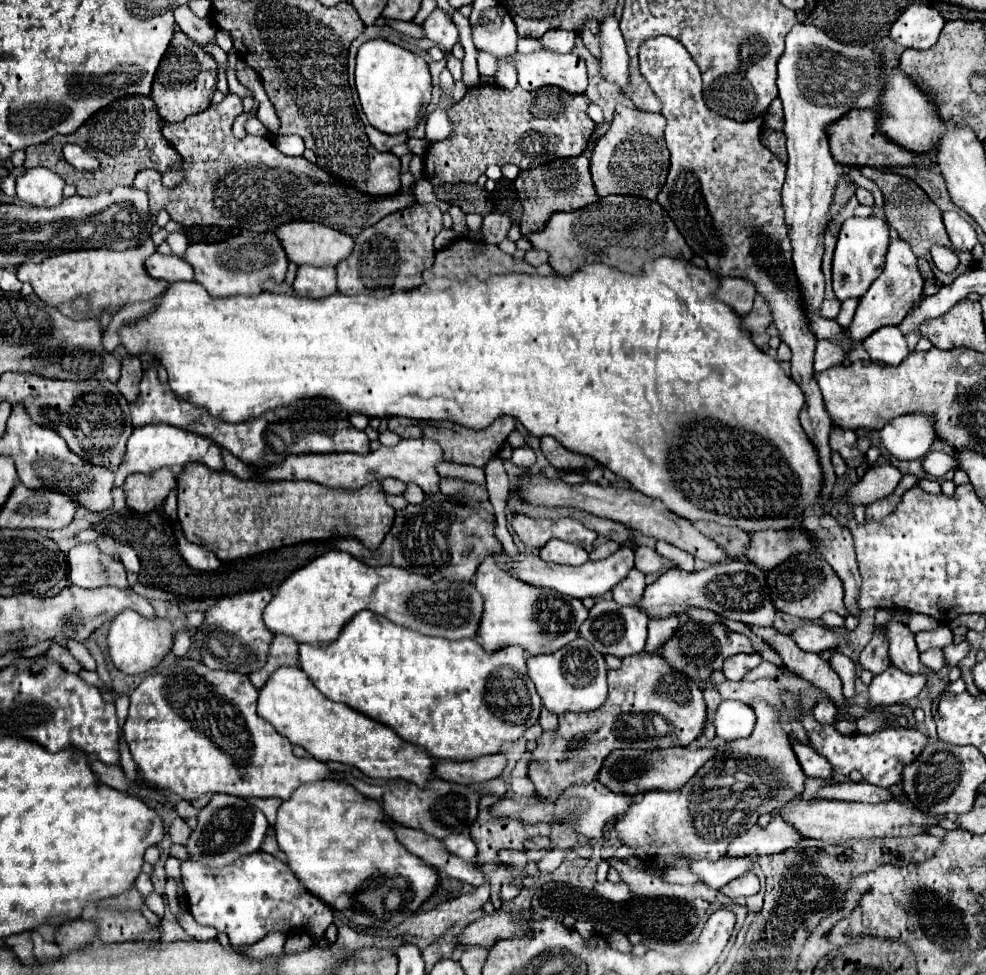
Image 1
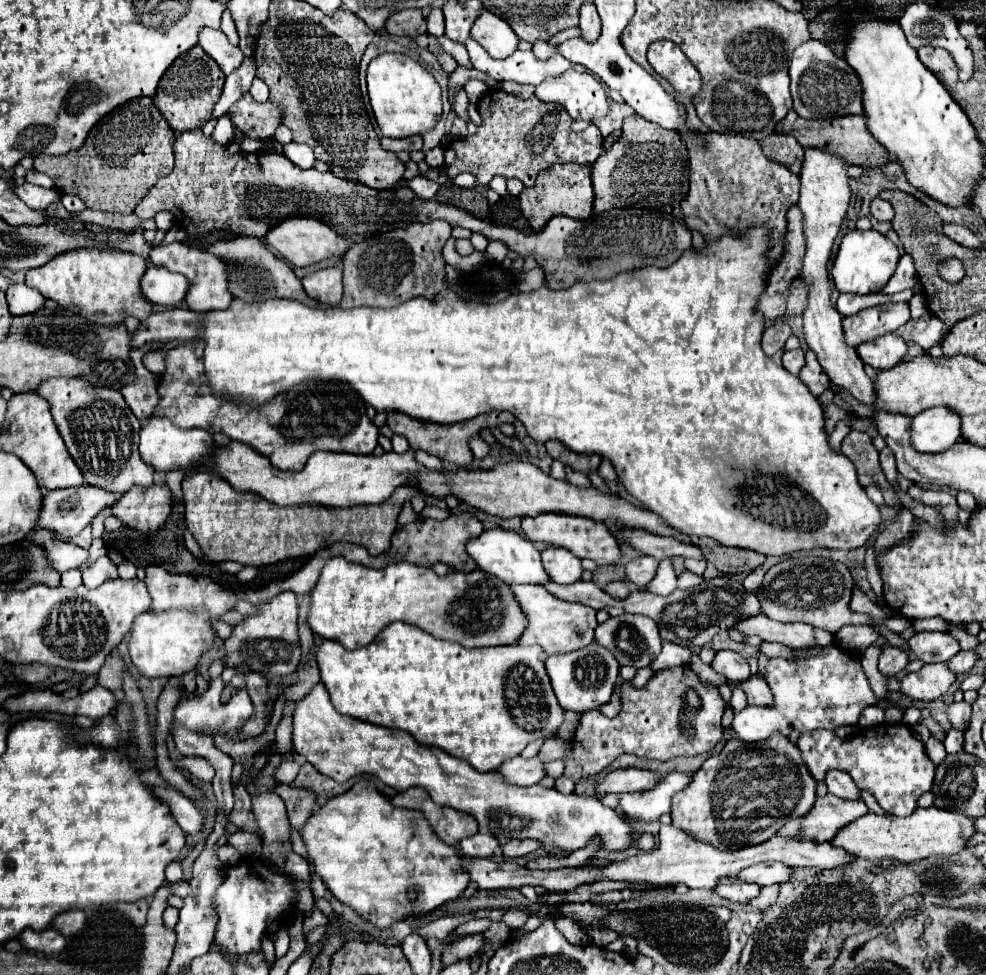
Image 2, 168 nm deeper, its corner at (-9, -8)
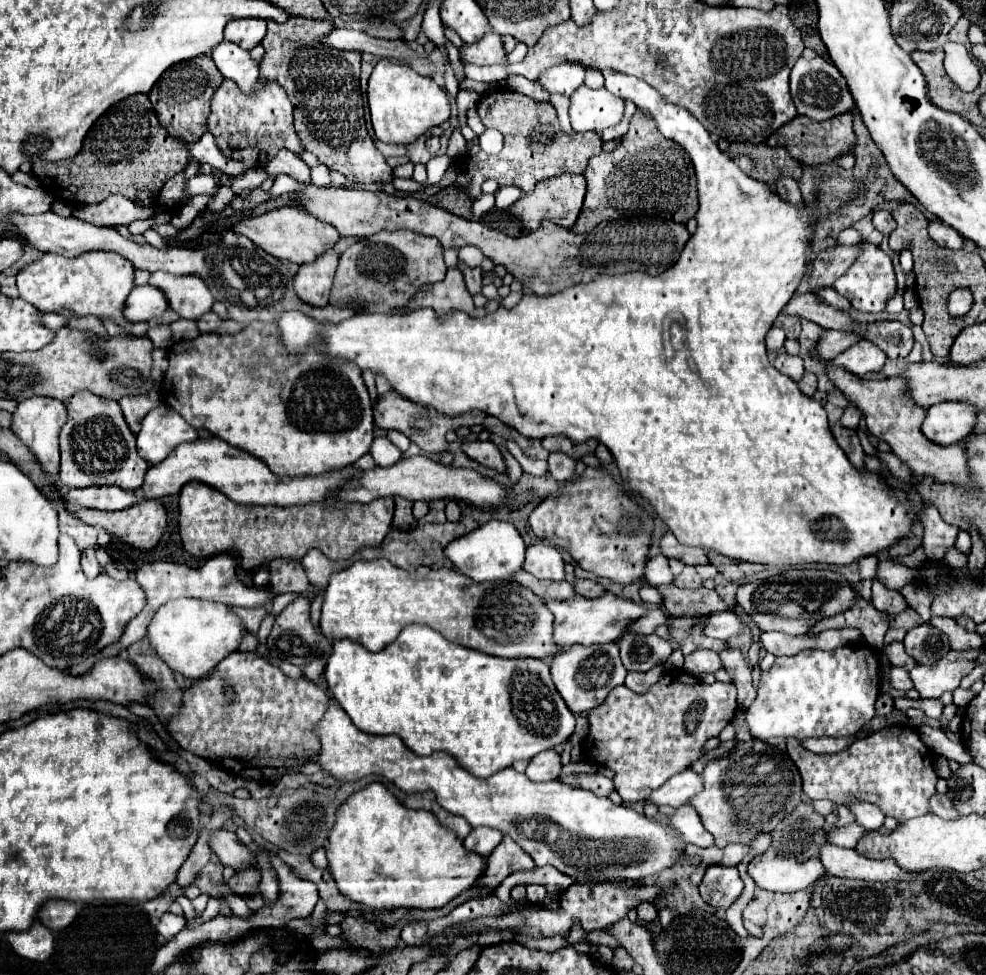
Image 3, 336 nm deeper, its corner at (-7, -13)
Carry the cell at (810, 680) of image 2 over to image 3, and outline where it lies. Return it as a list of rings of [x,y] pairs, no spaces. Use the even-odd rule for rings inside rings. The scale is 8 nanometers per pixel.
[[[846,645],[834,651],[804,649],[792,657],[776,657],[768,671],[762,671],[758,683],[758,697],[746,709],[746,723],[750,735],[760,741],[770,739],[810,739],[810,737],[844,737],[860,731],[874,717],[874,703],[878,699],[878,677],[876,677],[876,651],[868,645]]]

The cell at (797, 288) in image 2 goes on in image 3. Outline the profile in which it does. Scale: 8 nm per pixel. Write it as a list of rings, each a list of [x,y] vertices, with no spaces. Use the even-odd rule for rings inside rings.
[[[838,245],[820,251],[812,261],[810,293],[816,295],[818,289],[834,285],[834,281],[854,263],[856,257],[858,257],[858,245]]]

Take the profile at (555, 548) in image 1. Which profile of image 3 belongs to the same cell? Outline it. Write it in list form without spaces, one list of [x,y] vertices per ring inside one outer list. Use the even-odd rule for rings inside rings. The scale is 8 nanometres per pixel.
[[[534,543],[526,551],[526,563],[524,571],[538,579],[548,579],[548,581],[562,581],[566,577],[564,571],[564,559],[560,551],[554,545],[548,543]]]

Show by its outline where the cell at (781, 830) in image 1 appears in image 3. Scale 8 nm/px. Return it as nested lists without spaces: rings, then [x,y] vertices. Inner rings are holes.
[[[936,793],[932,799],[930,799],[930,811],[944,817],[944,819],[950,819],[950,817],[958,817],[958,811],[952,807],[952,801],[946,797],[946,795],[940,795]]]

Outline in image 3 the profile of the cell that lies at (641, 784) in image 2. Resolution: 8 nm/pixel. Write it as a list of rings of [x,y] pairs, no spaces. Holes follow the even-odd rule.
[[[588,773],[588,775],[568,775],[562,779],[564,783],[572,785],[572,787],[580,787],[580,789],[588,789],[598,797],[610,797],[610,793],[616,791],[614,781],[600,775],[600,773]]]

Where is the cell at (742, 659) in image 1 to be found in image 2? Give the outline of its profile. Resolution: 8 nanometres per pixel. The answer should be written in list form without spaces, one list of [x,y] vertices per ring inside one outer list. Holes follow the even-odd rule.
[[[718,650],[710,666],[712,666],[718,674],[726,676],[728,680],[732,680],[732,682],[736,682],[736,684],[738,684],[740,680],[746,680],[746,678],[750,676],[750,666],[748,666],[748,662],[746,662],[740,654],[736,654],[736,652],[732,652],[732,650]]]

